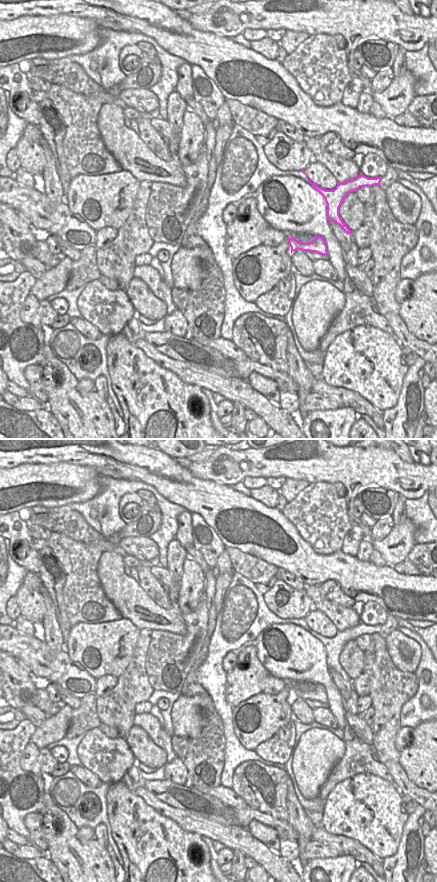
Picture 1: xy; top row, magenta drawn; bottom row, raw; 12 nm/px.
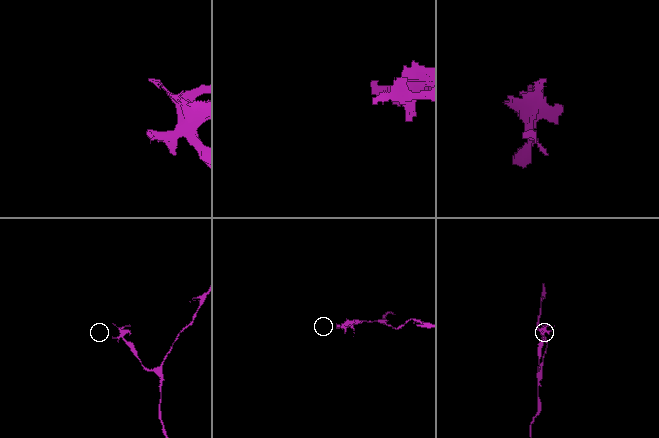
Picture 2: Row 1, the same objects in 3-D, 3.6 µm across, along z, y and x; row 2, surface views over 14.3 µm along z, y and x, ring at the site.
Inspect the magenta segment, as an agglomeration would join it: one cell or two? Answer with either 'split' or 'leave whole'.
split

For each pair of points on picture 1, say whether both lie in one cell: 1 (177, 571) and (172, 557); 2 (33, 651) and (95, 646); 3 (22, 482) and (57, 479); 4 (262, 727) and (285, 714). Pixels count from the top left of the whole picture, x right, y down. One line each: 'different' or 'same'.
1: same
2: different
3: same
4: same

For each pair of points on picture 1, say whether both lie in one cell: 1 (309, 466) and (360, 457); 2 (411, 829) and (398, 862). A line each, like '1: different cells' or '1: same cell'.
1: same cell
2: same cell

